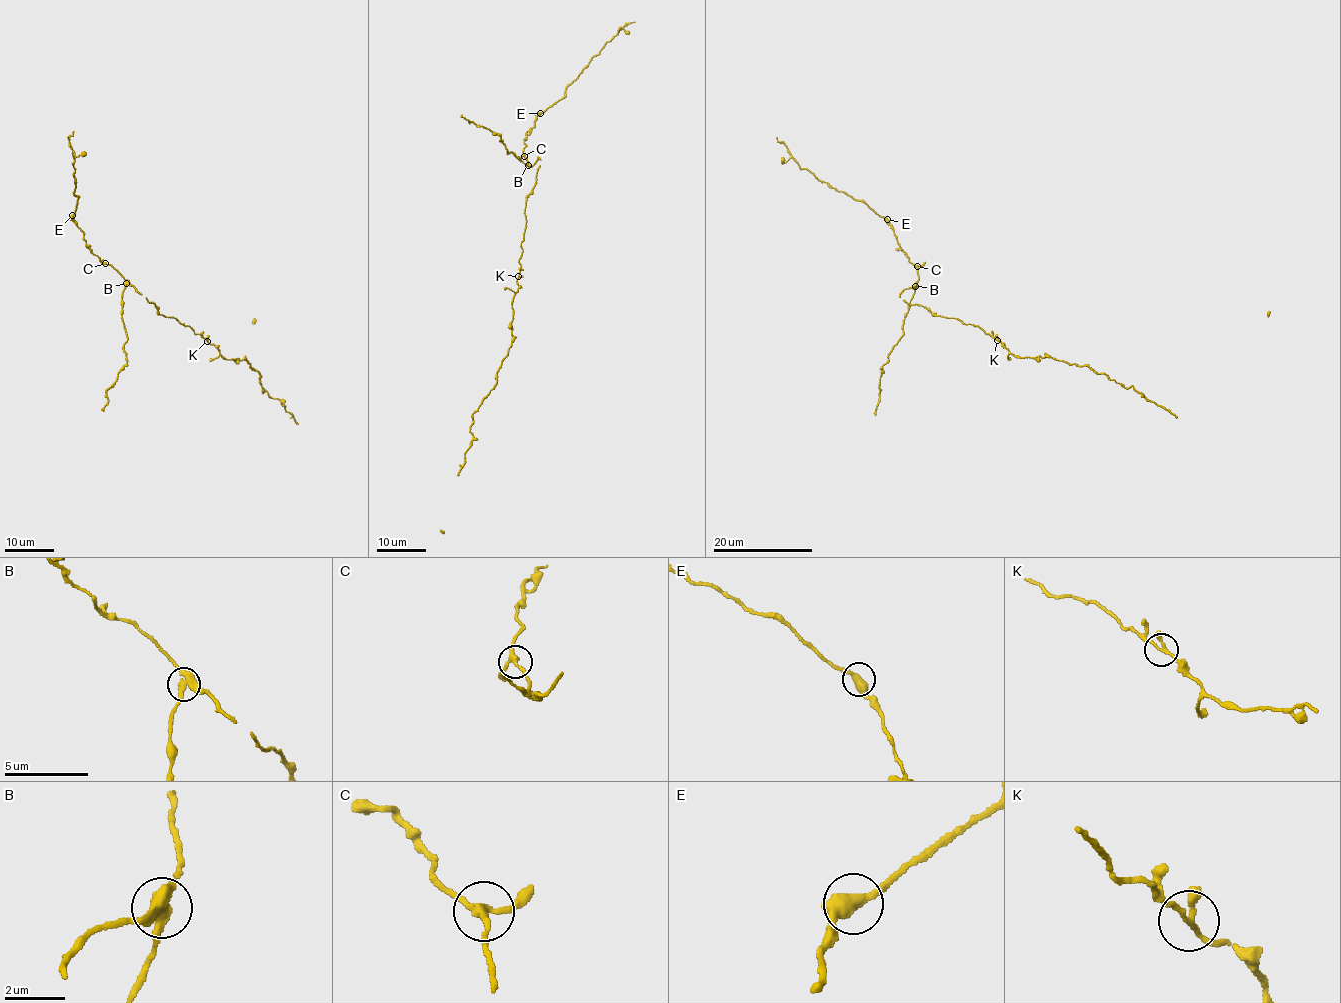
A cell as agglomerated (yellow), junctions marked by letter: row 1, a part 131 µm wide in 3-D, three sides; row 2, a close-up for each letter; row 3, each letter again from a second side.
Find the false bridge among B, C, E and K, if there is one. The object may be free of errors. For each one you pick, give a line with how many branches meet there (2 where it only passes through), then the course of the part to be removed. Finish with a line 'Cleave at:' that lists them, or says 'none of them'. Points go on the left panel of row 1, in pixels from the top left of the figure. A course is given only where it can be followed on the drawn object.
B: 3 branches meet; foreign part runs (126, 283), (121, 299), (127, 361), (106, 391), (108, 402), (101, 410)
Cleave at: B

